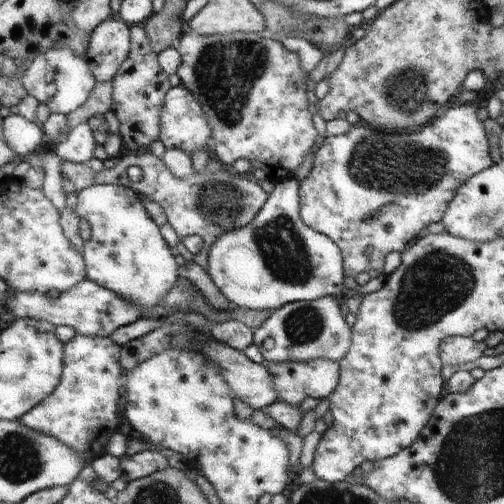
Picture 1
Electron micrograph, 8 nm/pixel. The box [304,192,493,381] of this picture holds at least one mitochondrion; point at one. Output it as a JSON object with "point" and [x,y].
{"point":[438,282]}

